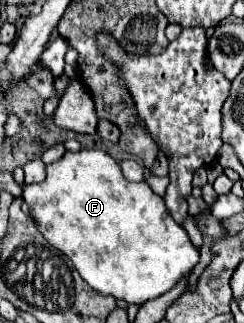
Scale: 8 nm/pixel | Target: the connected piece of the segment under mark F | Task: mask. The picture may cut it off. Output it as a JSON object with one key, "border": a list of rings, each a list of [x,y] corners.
{"border":[[[103,150],[65,152],[61,160],[47,166],[47,178],[41,184],[25,186],[23,200],[45,240],[67,254],[81,278],[105,296],[109,294],[129,304],[143,304],[169,292],[199,260],[199,252],[191,244],[187,232],[171,218],[163,198],[157,196],[147,182],[127,182],[119,164]]]}

